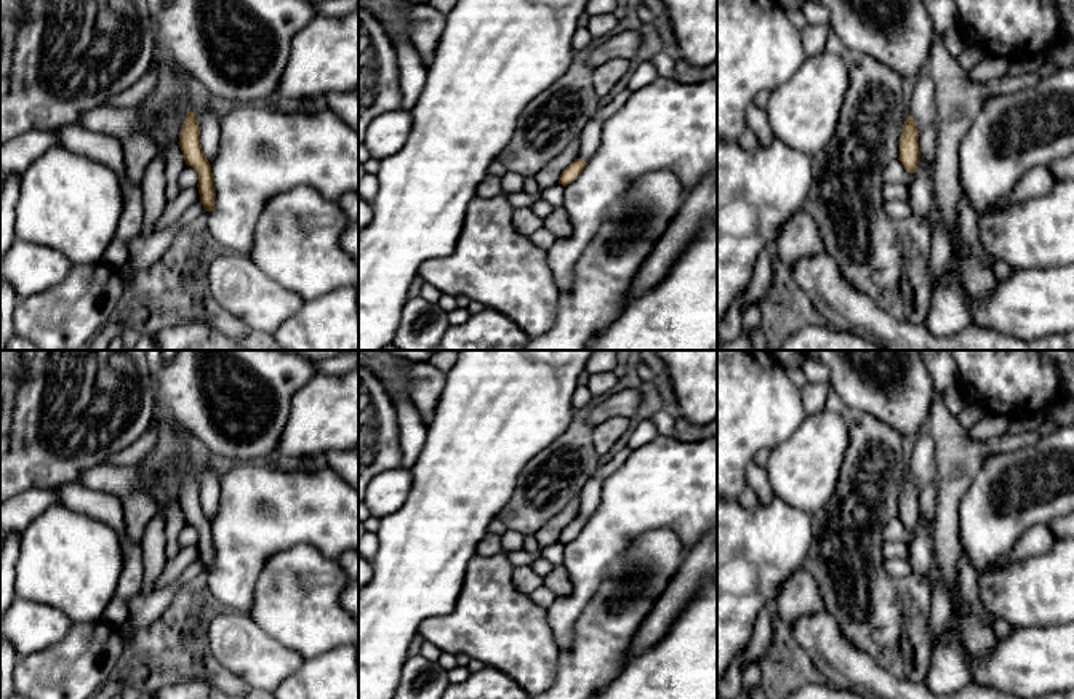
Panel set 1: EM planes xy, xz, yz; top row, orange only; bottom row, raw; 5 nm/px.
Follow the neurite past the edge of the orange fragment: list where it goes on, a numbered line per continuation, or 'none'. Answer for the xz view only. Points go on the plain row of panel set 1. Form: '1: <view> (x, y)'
none

